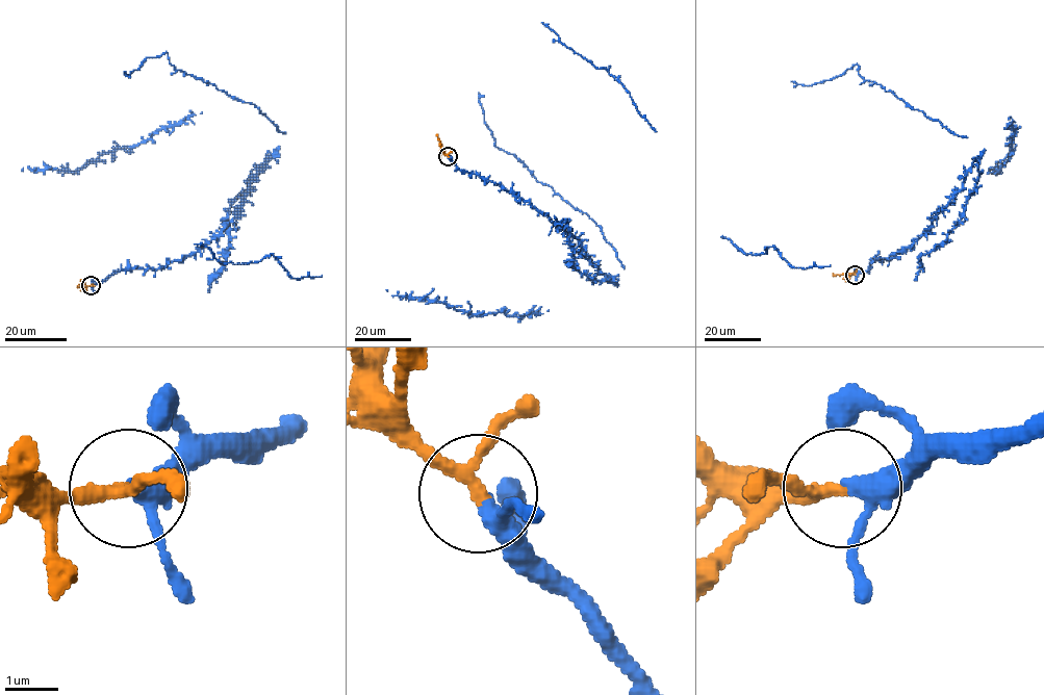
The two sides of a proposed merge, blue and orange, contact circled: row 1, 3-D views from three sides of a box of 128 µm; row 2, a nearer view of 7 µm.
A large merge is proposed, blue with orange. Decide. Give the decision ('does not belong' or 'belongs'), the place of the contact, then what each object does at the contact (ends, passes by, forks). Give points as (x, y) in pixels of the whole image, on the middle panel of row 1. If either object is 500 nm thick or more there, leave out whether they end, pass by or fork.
belongs; at (448, 156); blue passes by; orange passes by

